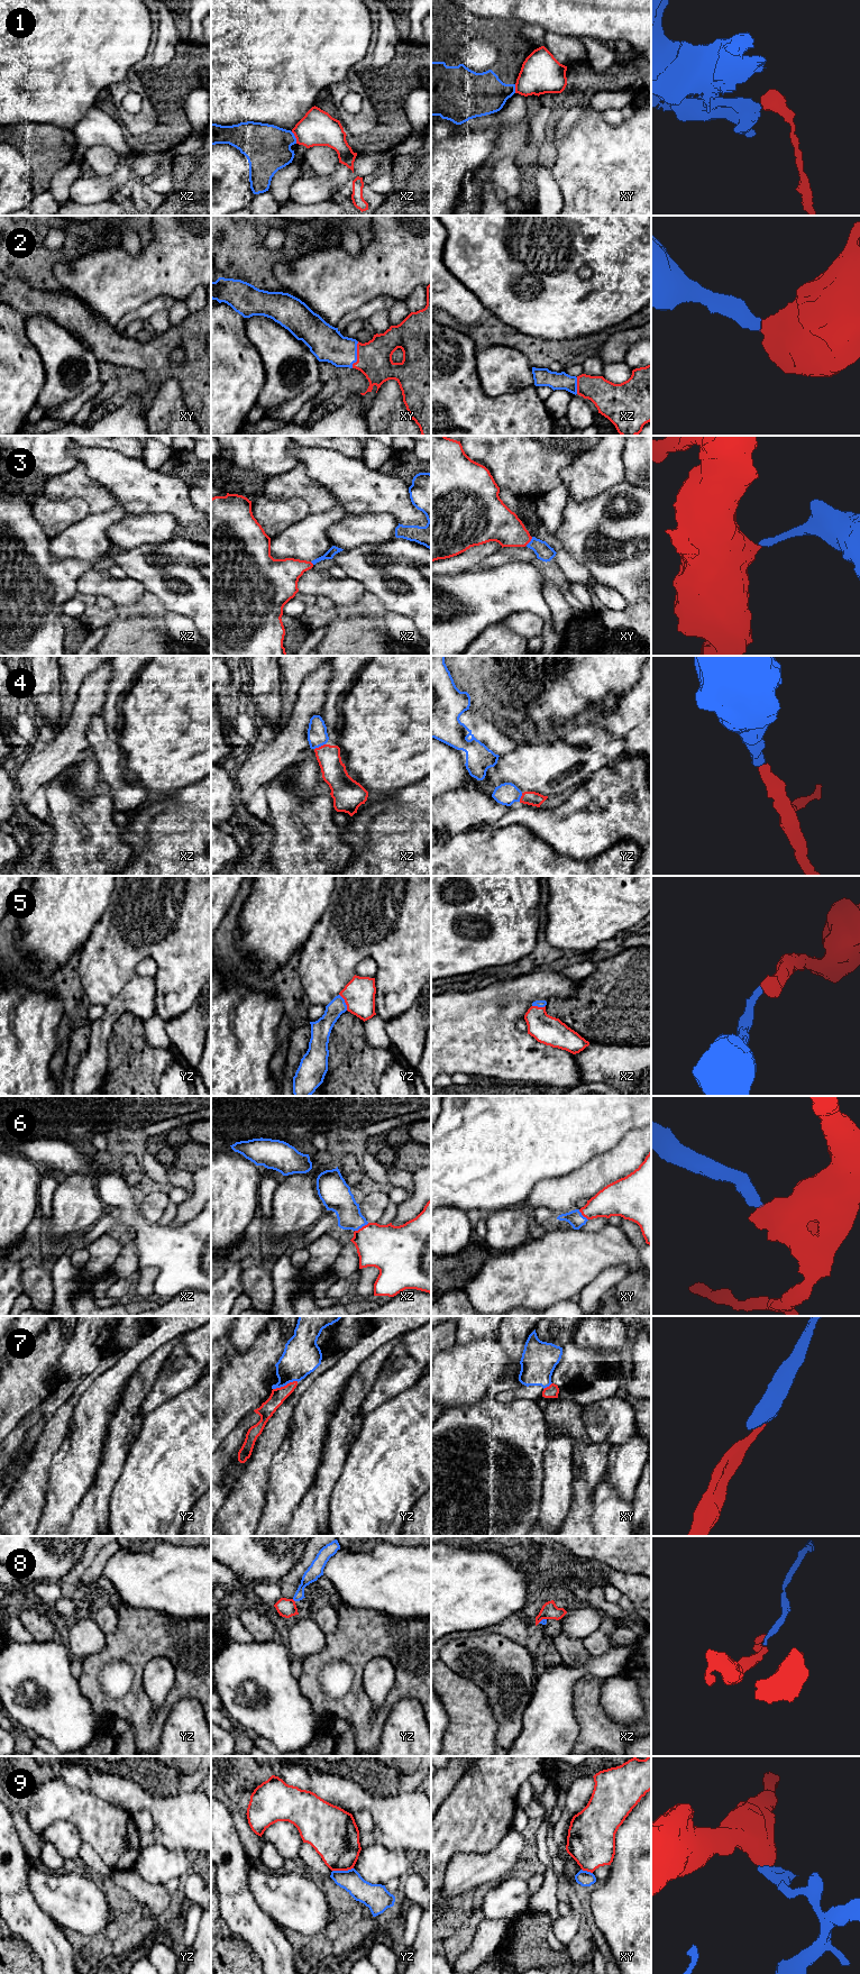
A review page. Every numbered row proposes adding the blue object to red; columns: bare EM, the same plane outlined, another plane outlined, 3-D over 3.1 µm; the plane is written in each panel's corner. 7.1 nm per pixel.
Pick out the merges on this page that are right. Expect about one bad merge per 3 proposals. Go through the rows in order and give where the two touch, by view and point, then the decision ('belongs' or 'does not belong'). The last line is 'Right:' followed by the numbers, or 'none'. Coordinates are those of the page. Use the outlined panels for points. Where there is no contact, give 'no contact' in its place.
1: meets red in xz at (295, 137); does not belong
2: meets red in xy at (357, 355); belongs
3: meets red in xy at (529, 541); belongs
4: meets red in xz at (319, 747); belongs
5: meets red in yz at (345, 1002); belongs
6: meets red in xz at (363, 1226); belongs
7: meets red in yz at (286, 1385); belongs
8: meets red in yz at (293, 1600); does not belong
9: meets red in yz at (342, 1870); does not belong
Right: 2, 3, 4, 5, 6, 7

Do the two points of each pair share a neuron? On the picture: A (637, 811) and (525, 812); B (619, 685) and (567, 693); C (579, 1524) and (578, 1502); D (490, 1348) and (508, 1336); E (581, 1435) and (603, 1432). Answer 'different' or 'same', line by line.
A: same
B: same
C: same
D: different
E: different

